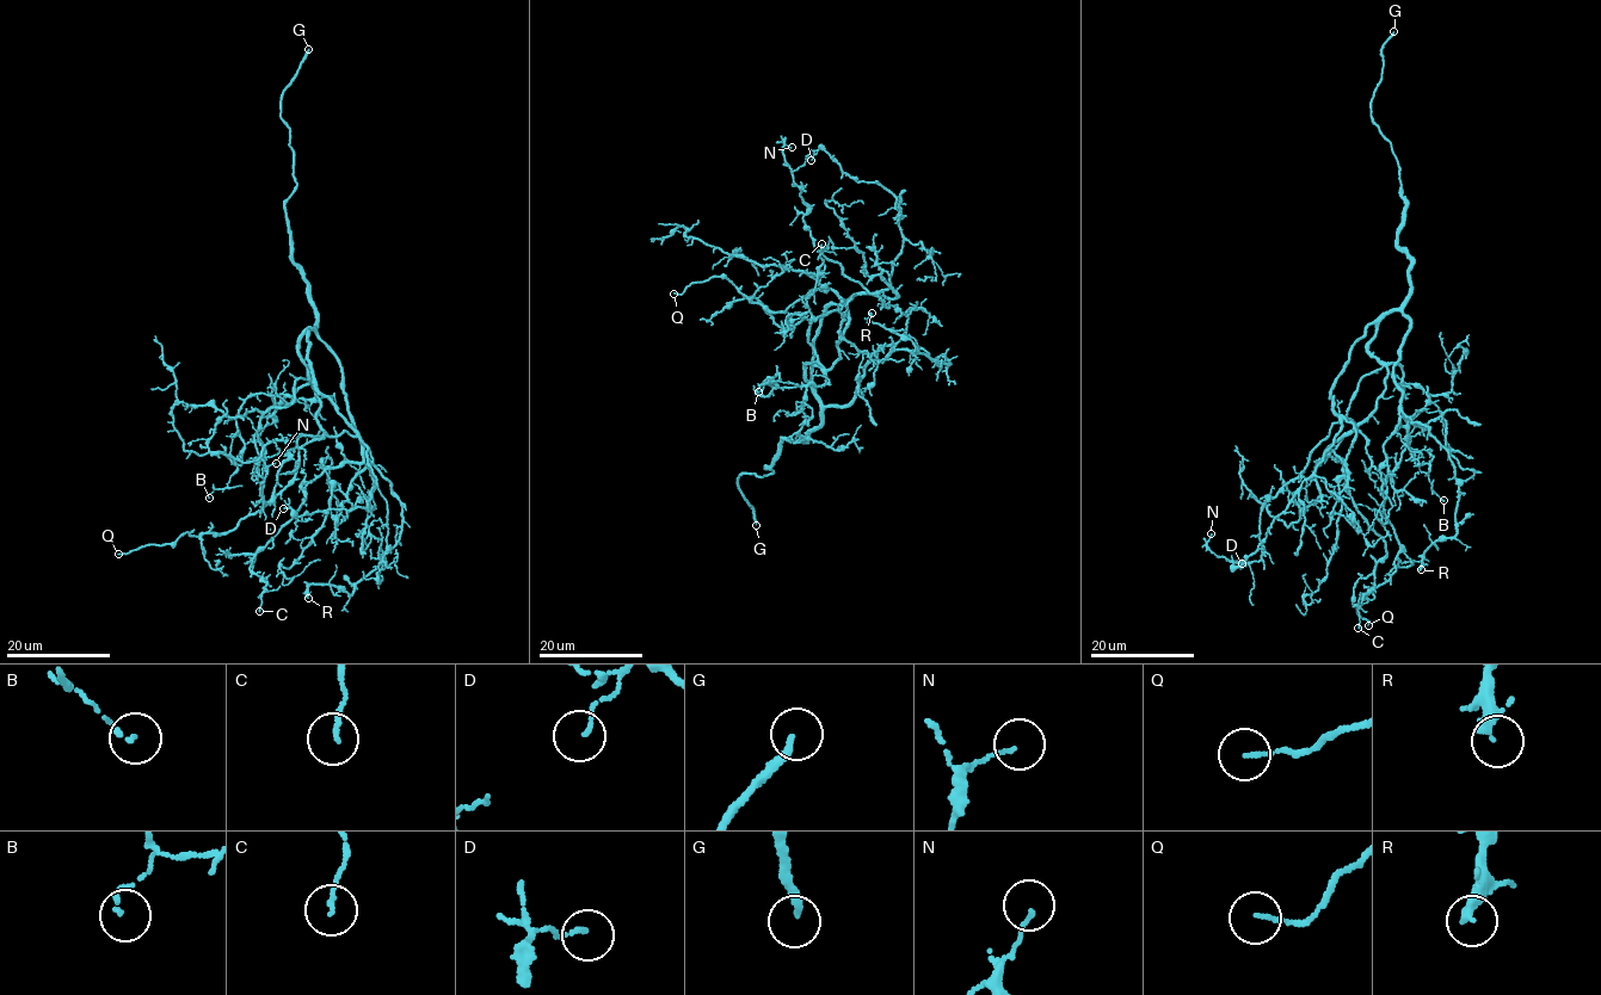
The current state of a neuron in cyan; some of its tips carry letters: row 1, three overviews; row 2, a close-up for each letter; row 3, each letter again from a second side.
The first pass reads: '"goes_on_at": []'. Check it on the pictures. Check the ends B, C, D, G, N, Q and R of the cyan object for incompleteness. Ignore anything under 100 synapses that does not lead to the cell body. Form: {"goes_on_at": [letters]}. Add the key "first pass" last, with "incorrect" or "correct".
{"goes_on_at": ["G"], "first pass": "incorrect"}

